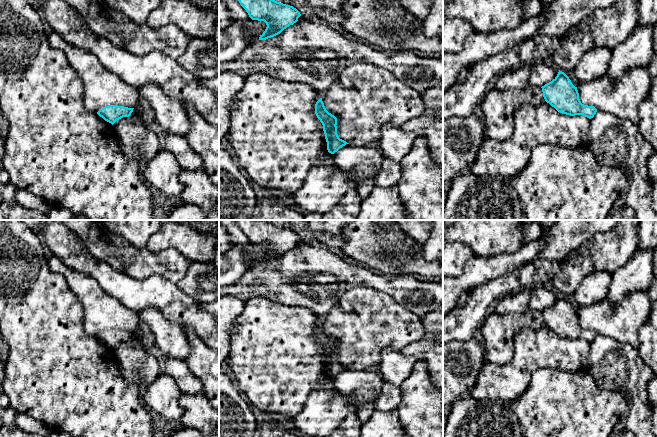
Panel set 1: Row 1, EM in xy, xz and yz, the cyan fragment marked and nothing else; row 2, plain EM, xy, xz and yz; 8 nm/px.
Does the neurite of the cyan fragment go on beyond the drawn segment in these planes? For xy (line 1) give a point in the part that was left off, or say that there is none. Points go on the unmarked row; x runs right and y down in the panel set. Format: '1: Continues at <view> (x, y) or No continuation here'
1: No continuation here

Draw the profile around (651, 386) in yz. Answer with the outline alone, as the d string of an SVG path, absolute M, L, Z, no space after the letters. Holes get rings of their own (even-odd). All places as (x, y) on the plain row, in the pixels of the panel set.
M653 376L646 384L649 405L653 410L657 406L657 376Z

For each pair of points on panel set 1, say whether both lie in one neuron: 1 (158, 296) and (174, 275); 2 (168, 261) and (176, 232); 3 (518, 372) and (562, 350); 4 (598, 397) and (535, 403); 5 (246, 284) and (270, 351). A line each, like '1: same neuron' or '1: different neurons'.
1: different neurons
2: different neurons
3: same neuron
4: same neuron
5: different neurons

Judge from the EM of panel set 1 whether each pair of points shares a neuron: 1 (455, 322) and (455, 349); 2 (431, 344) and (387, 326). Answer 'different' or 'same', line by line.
1: different
2: different

